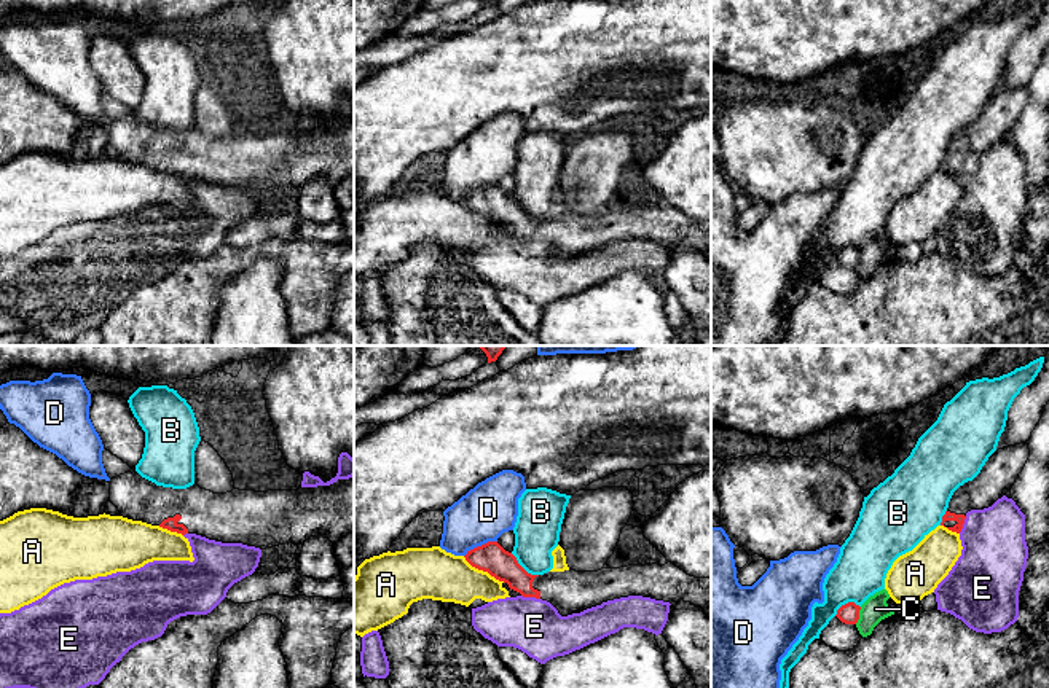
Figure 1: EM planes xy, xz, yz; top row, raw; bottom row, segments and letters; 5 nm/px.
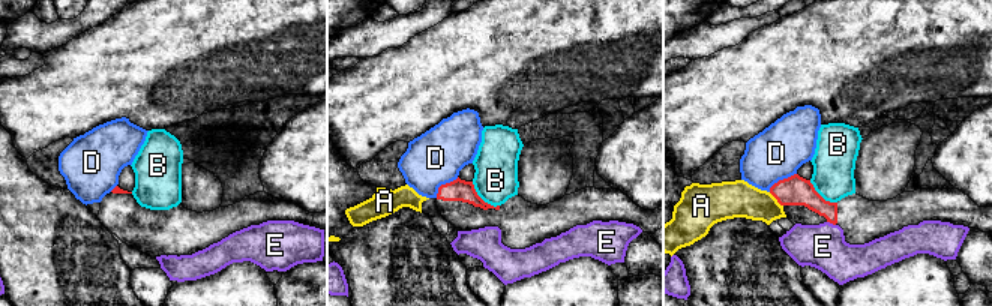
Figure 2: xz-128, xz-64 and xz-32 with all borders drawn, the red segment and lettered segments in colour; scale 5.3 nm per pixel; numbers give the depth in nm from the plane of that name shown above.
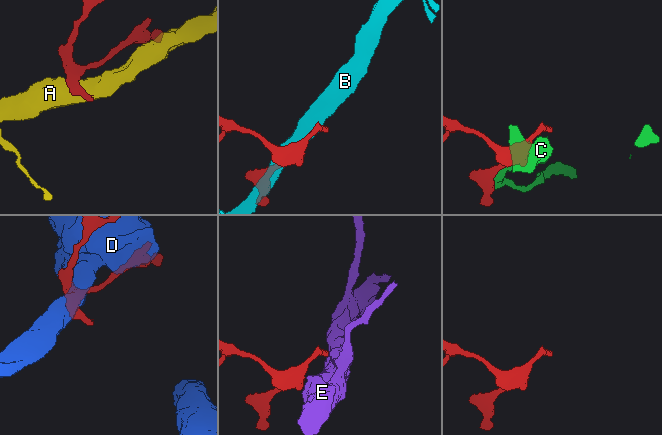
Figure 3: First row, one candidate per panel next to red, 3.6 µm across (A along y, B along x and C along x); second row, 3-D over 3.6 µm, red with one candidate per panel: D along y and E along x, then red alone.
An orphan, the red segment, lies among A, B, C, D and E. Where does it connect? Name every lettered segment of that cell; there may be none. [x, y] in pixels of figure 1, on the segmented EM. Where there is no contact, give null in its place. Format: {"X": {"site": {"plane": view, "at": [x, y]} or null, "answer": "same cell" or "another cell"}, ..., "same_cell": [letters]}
{"A": {"site": {"plane": "xz", "at": [483, 570]}, "answer": "another cell"}, "B": {"site": {"plane": "xz", "at": [522, 567]}, "answer": "another cell"}, "C": {"site": {"plane": "yz", "at": [858, 615]}, "answer": "another cell"}, "D": {"site": {"plane": "xz", "at": [482, 545]}, "answer": "another cell"}, "E": {"site": {"plane": "xz", "at": [531, 596]}, "answer": "another cell"}, "same_cell": []}

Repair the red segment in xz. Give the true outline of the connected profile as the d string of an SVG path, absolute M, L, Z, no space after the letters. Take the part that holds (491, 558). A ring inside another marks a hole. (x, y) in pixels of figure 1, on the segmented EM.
M497 541L477 546L464 557L472 567L499 580L510 597L547 600L561 616L628 596L670 604L684 600L701 608L711 602L711 577L690 577L671 562L601 569L598 572L564 570L531 575Z

